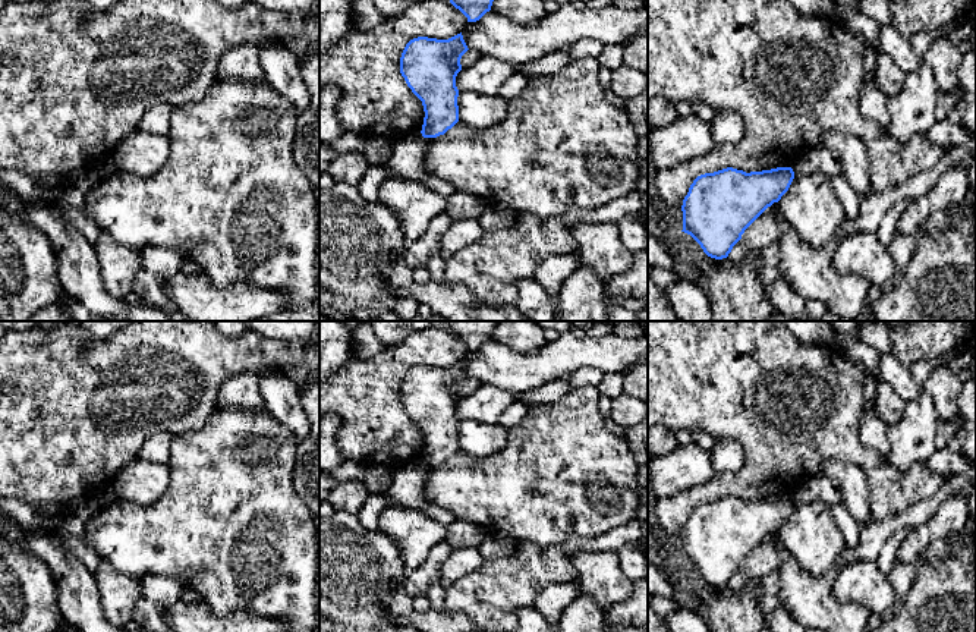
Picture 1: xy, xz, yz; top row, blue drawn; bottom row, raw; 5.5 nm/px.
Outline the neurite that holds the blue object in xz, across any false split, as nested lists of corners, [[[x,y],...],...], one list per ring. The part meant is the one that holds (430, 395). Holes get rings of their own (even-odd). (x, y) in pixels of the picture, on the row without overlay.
[[[462,361],[448,368],[418,365],[406,372],[400,386],[400,402],[422,430],[424,466],[444,463],[459,450],[456,405],[467,378]]]

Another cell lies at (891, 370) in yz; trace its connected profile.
[[[892,352],[879,355],[878,380],[887,383],[904,400],[917,399],[925,390]]]

